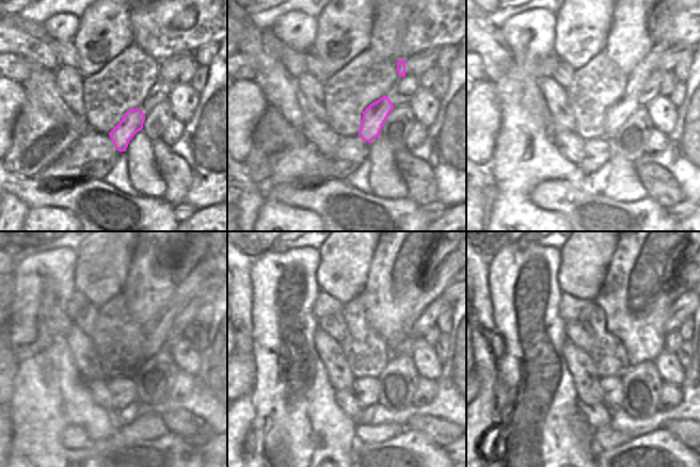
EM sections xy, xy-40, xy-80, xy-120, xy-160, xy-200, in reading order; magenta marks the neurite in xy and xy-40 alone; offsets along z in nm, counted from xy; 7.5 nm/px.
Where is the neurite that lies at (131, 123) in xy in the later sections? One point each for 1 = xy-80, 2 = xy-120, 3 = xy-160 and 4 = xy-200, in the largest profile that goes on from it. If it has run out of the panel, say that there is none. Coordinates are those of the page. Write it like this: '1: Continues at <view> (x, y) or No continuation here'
1: Continues at xy-80 (615, 116)
2: Continues at xy-120 (157, 331)
3: Continues at xy-160 (444, 273)
4: Continues at xy-200 (683, 272)

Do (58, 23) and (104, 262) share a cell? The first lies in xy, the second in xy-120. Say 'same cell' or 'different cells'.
different cells

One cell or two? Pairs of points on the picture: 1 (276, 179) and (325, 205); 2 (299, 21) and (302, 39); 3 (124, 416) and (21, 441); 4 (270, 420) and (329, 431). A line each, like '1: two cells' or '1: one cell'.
1: two cells
2: one cell
3: two cells
4: one cell

